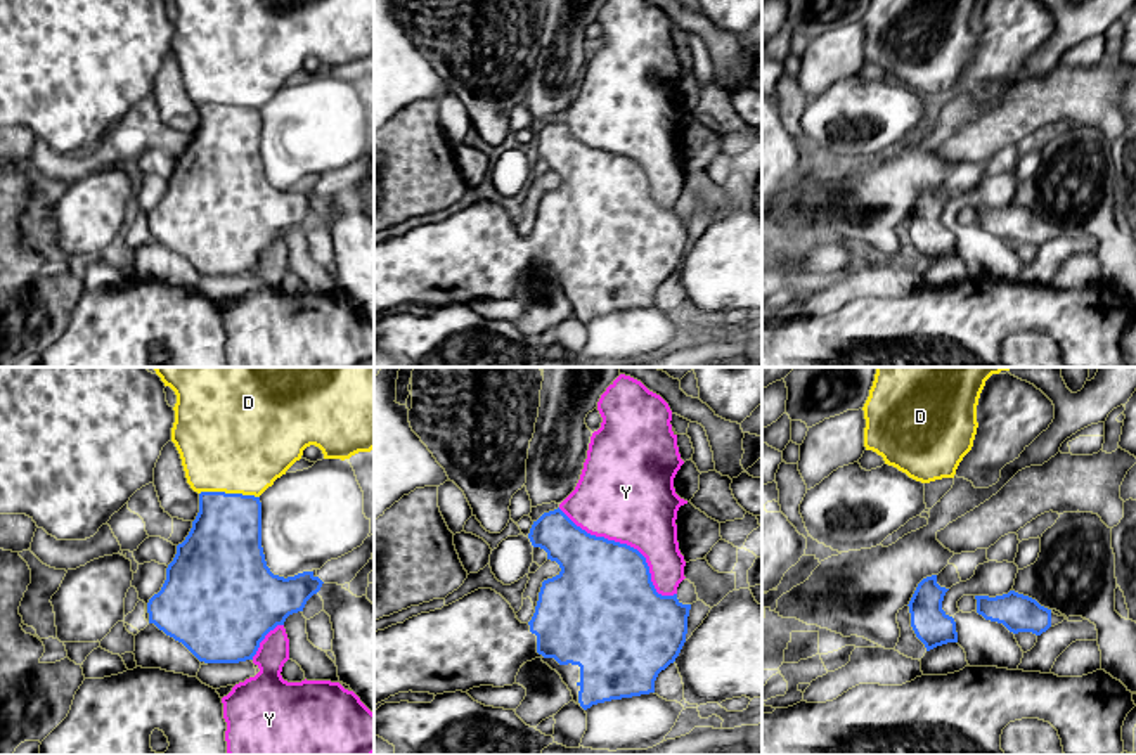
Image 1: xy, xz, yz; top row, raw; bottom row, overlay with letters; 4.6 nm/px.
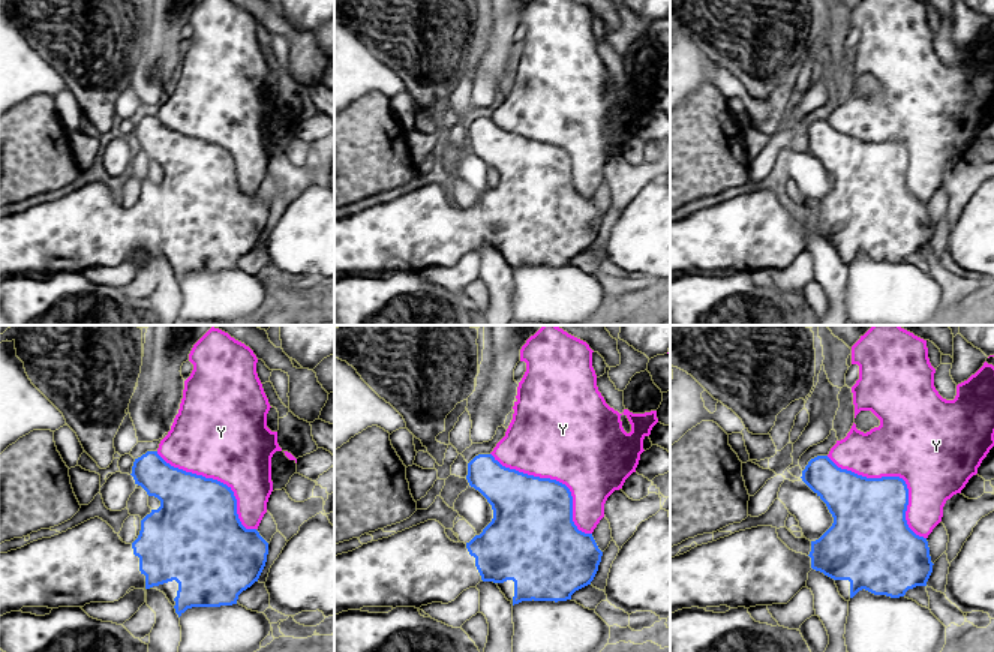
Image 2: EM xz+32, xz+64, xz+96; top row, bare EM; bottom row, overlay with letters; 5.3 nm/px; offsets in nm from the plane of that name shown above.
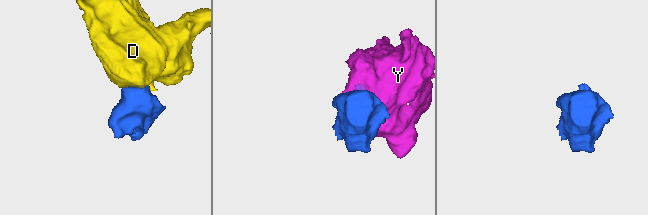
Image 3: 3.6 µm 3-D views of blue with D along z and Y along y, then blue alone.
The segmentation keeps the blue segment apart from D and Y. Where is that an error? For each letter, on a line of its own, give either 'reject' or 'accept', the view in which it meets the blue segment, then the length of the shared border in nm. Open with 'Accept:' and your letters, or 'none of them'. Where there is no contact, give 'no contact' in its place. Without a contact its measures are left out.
Accept: none of them
D: reject; contact in xy; length 280 nm
Y: reject; contact in xz; length 700 nm

